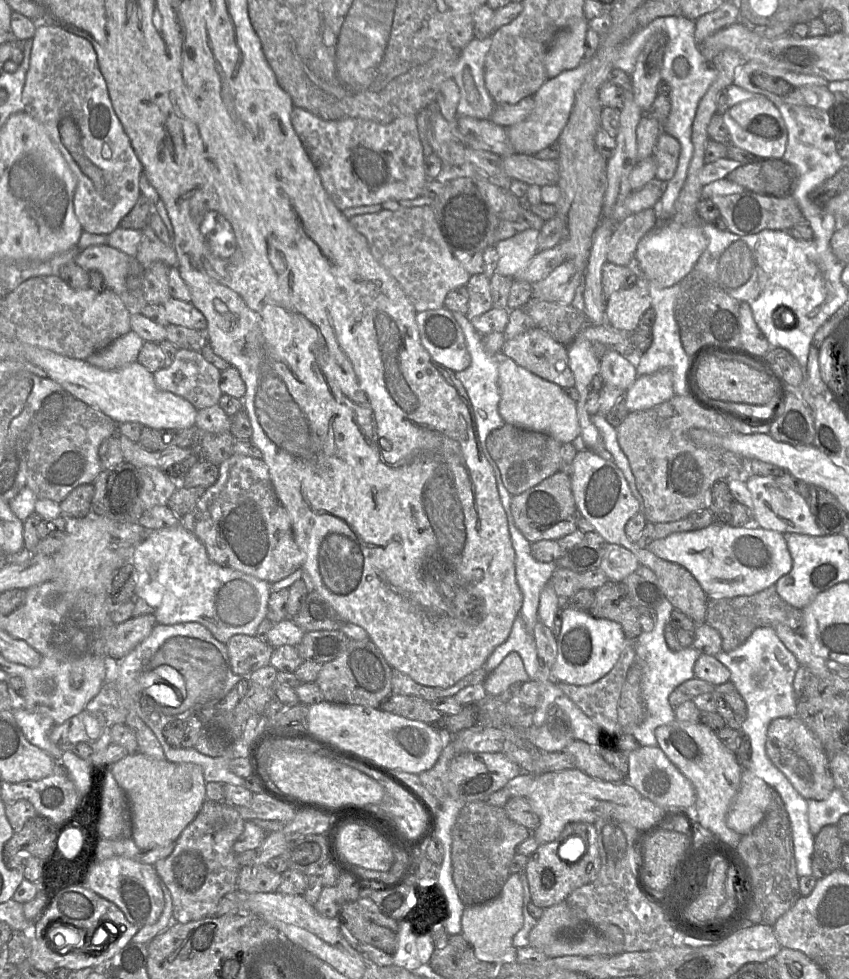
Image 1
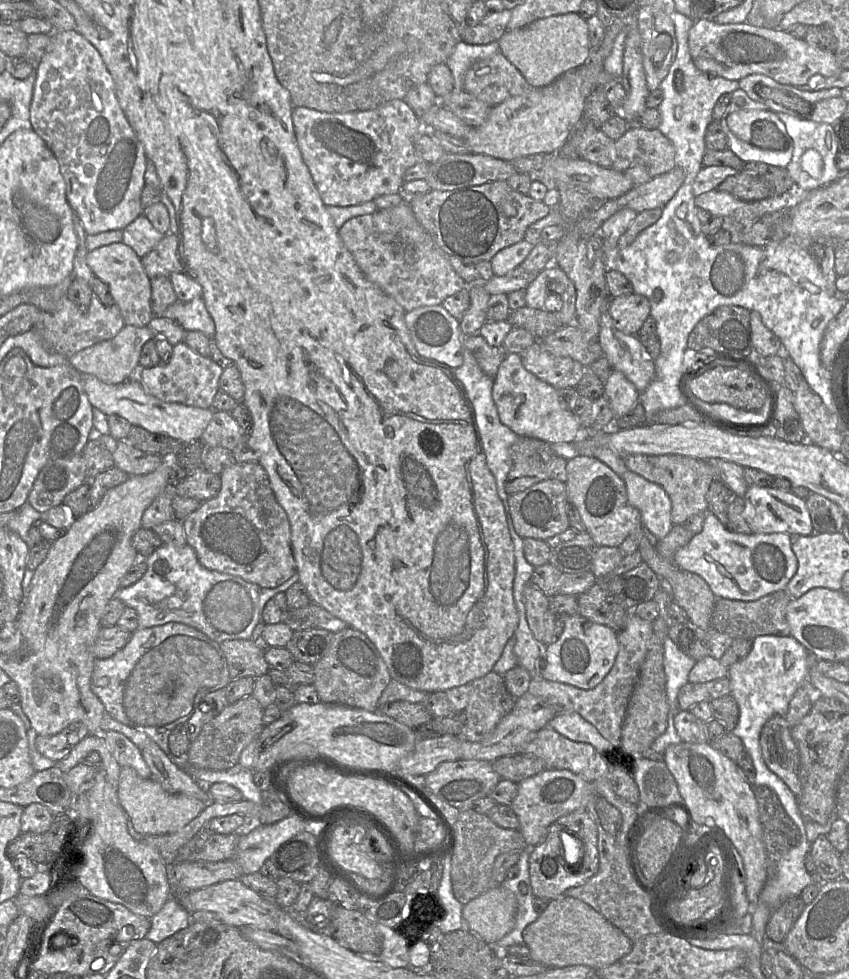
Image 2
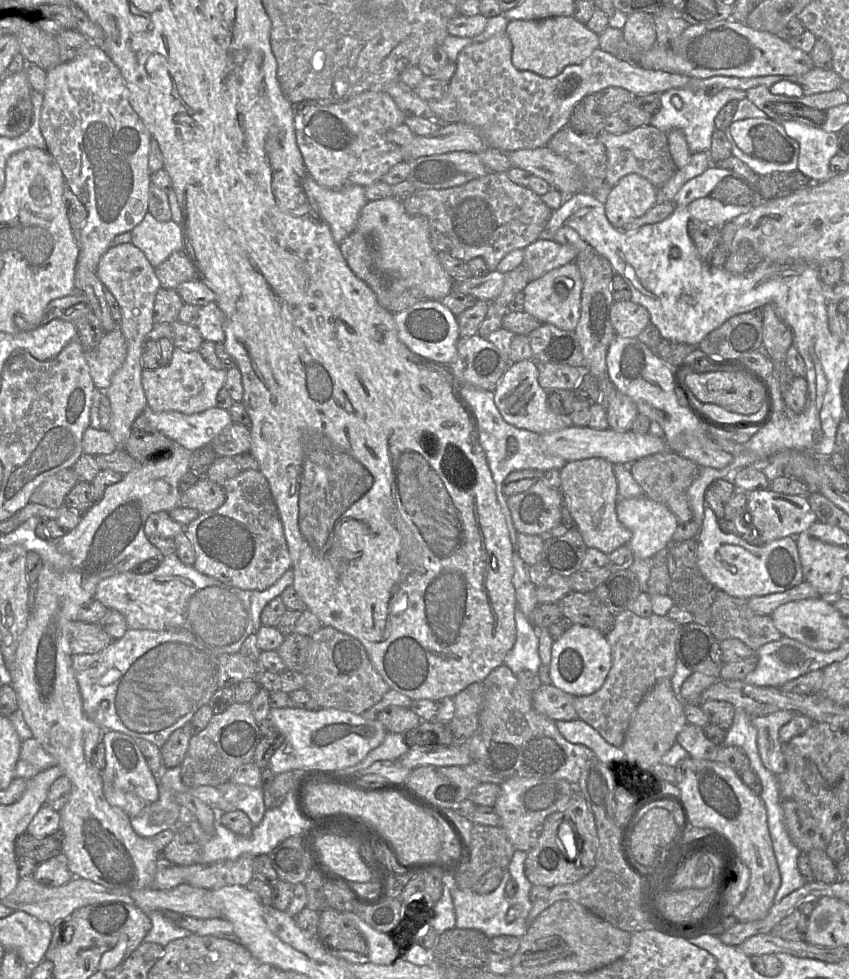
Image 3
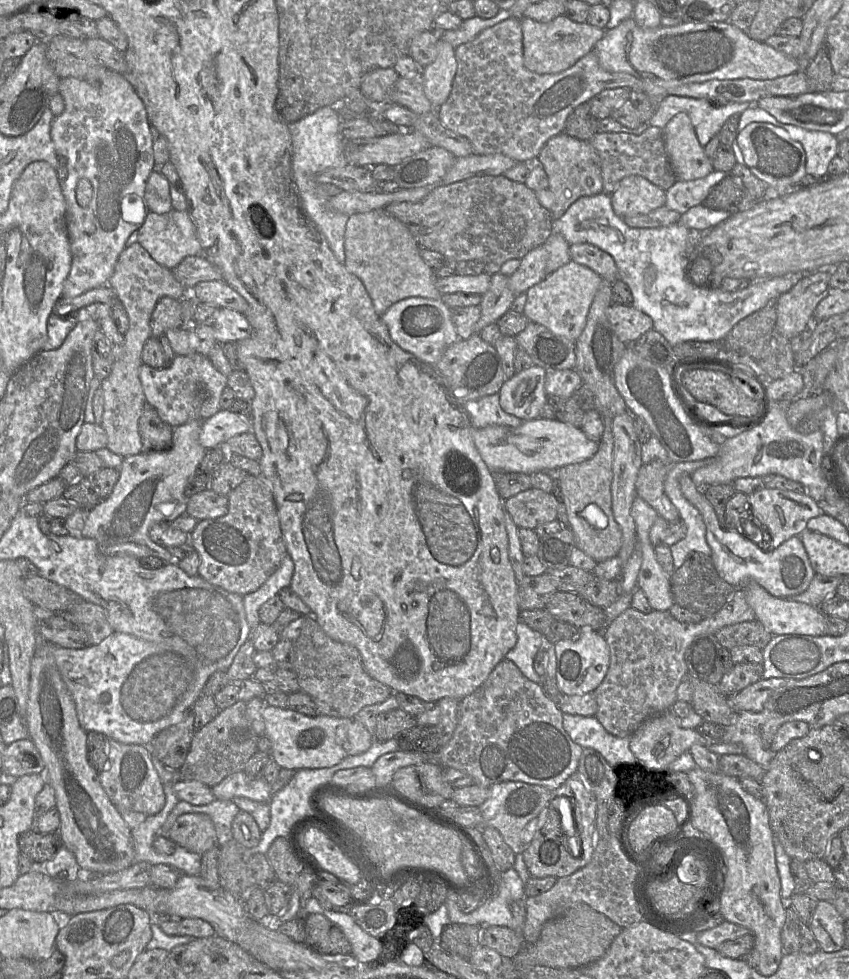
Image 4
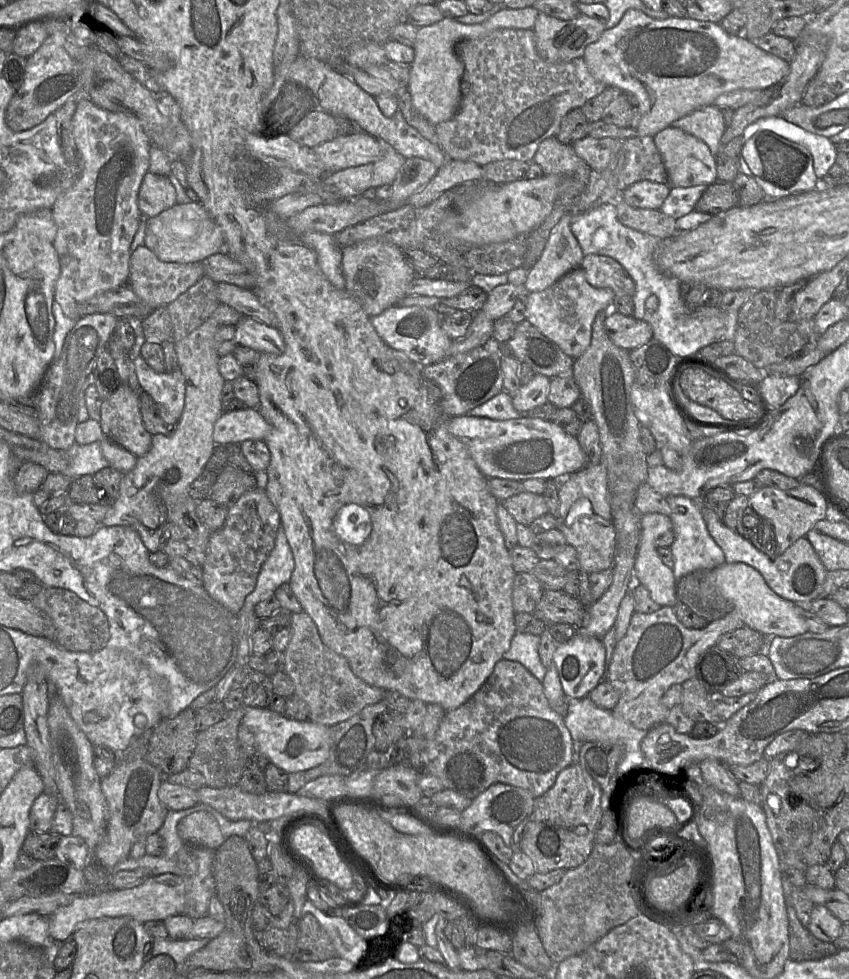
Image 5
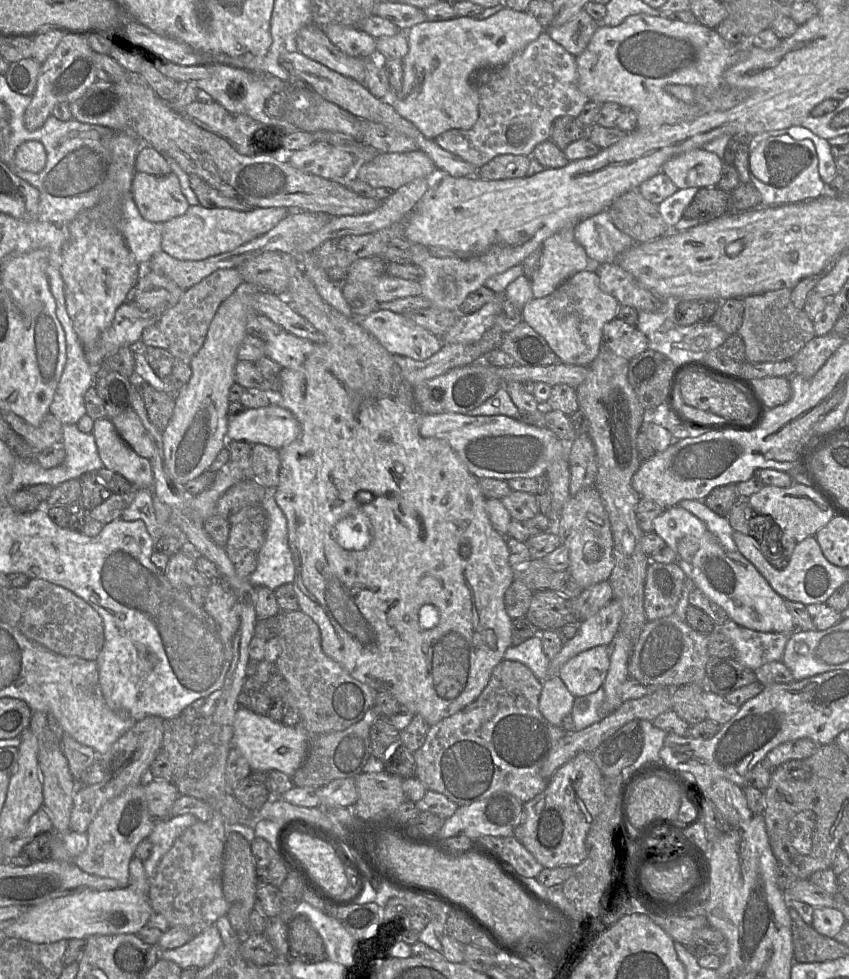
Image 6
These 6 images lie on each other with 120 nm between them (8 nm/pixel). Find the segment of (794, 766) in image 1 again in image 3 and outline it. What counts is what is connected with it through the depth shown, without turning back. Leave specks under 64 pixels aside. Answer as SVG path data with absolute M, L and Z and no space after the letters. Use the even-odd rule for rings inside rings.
M779 710L767 716L752 717L757 729L757 746L763 765L775 775L786 769L783 754L784 744L779 738L779 731L797 713L793 710Z

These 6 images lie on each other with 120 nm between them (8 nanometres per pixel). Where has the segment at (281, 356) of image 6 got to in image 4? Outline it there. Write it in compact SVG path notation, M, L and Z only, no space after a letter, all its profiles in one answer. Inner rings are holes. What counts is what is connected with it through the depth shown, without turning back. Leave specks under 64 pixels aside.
M220 308L213 322L218 343L238 342L252 334L252 327L245 314L229 308Z

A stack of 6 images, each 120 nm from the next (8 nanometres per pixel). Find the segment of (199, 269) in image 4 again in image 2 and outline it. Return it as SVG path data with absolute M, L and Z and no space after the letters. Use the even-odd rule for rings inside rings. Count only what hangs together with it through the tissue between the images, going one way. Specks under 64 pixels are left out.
M166 234L147 255L141 258L141 262L150 279L183 272L178 256L177 235Z

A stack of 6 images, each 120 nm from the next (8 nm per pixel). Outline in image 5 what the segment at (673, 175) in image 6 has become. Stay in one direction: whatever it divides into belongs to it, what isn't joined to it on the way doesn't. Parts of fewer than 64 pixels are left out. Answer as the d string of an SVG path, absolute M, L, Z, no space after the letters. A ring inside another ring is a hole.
M668 126L654 136L655 144L662 156L671 187L710 185L717 181L715 156L705 142L674 126Z

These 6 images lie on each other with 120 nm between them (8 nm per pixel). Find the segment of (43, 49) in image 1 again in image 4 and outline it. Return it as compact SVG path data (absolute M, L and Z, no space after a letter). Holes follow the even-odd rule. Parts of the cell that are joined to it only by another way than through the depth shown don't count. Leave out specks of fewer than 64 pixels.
M105 70L98 81L86 81L75 77L60 79L58 93L63 97L64 111L54 116L51 138L56 152L66 162L67 174L62 181L62 193L66 204L66 228L72 262L64 282L62 297L77 297L91 289L108 286L121 252L126 248L129 236L142 226L149 212L145 201L145 187L149 175L155 171L151 125L146 108L128 75ZM80 179L88 179L92 186L92 199L88 206L81 206L76 197Z

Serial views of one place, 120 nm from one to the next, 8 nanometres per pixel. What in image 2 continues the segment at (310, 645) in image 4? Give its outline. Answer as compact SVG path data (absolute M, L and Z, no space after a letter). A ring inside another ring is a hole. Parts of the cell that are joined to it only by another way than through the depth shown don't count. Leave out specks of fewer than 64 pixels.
M346 627L333 633L327 653L314 664L314 687L320 702L342 704L375 712L378 700L391 680L379 651L361 631Z

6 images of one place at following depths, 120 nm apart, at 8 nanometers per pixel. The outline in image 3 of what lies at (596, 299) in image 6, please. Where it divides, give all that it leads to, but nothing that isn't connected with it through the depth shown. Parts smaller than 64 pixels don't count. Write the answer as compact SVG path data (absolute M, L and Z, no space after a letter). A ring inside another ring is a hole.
M574 262L553 269L525 286L522 291L523 311L534 316L542 324L552 324L562 330L575 331L580 318L582 287L581 274Z

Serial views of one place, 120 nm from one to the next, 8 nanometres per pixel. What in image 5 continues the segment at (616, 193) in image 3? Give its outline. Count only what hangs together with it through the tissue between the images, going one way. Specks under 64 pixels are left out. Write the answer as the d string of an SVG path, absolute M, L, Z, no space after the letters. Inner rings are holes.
M640 180L622 191L620 199L628 205L641 209L659 209L668 197L669 183Z

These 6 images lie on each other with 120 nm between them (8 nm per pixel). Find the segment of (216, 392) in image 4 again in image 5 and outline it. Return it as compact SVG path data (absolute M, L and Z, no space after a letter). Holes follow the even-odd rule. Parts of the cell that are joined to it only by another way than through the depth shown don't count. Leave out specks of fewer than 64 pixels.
M139 355L133 361L138 376L141 392L148 393L156 403L160 415L167 423L178 423L185 405L186 381L180 369L173 372L156 372L154 371Z

